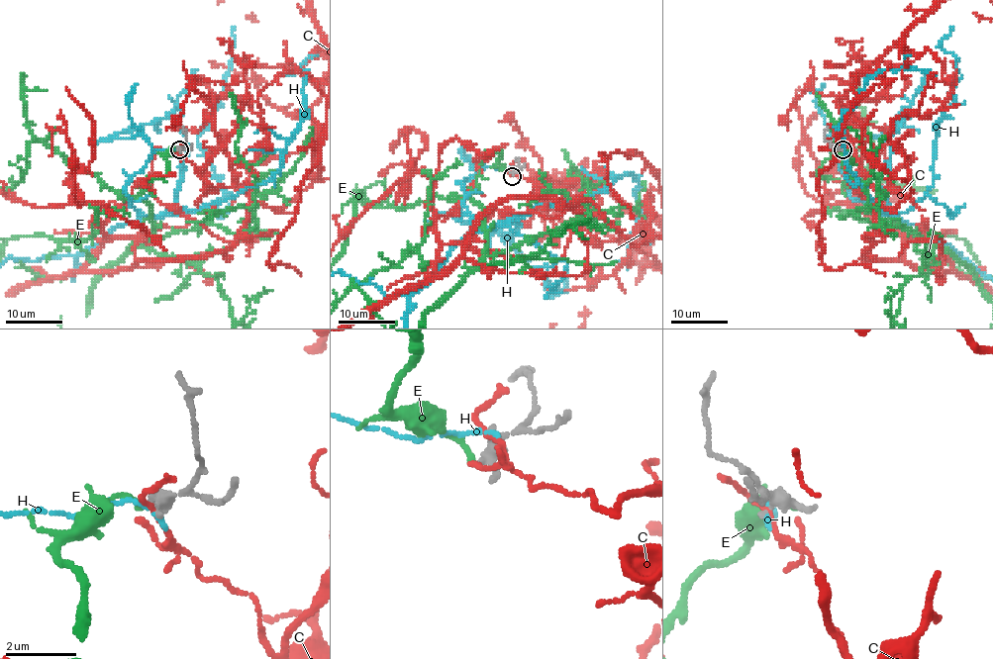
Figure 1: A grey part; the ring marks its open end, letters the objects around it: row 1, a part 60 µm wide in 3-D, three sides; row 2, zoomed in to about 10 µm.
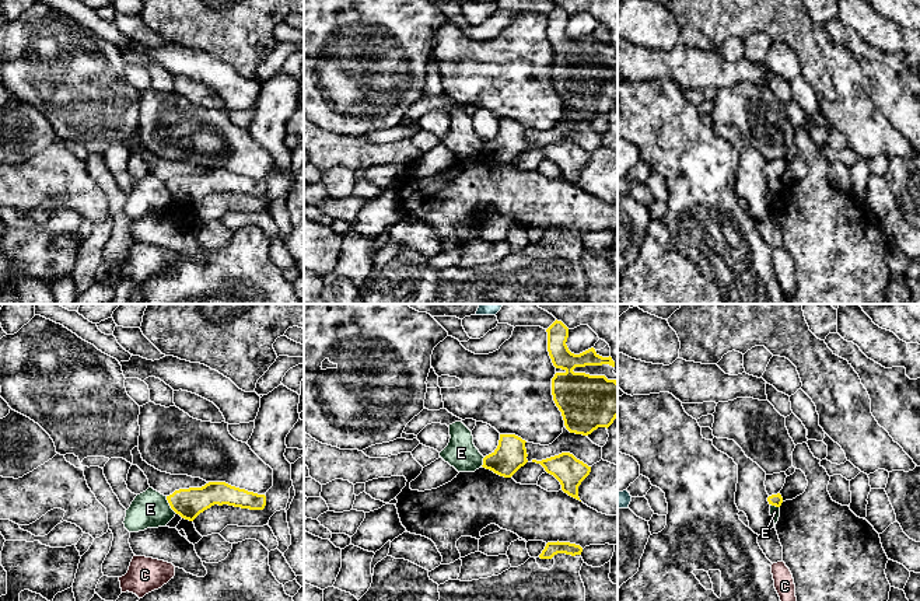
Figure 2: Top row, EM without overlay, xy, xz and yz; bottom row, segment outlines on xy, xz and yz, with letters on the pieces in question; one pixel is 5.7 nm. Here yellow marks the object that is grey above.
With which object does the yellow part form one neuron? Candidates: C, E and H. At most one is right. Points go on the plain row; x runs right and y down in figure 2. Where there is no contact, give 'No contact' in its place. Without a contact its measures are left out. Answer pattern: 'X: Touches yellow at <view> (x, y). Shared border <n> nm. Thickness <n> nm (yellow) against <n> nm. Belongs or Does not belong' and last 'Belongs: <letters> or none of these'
C: No contact. Does not belong
E: Touches yellow at xy (170, 191). Shared border 120 nm. Thickness 170 nm (yellow) against 220 nm. Does not belong
H: No contact. Does not belong
Belongs: none of these

